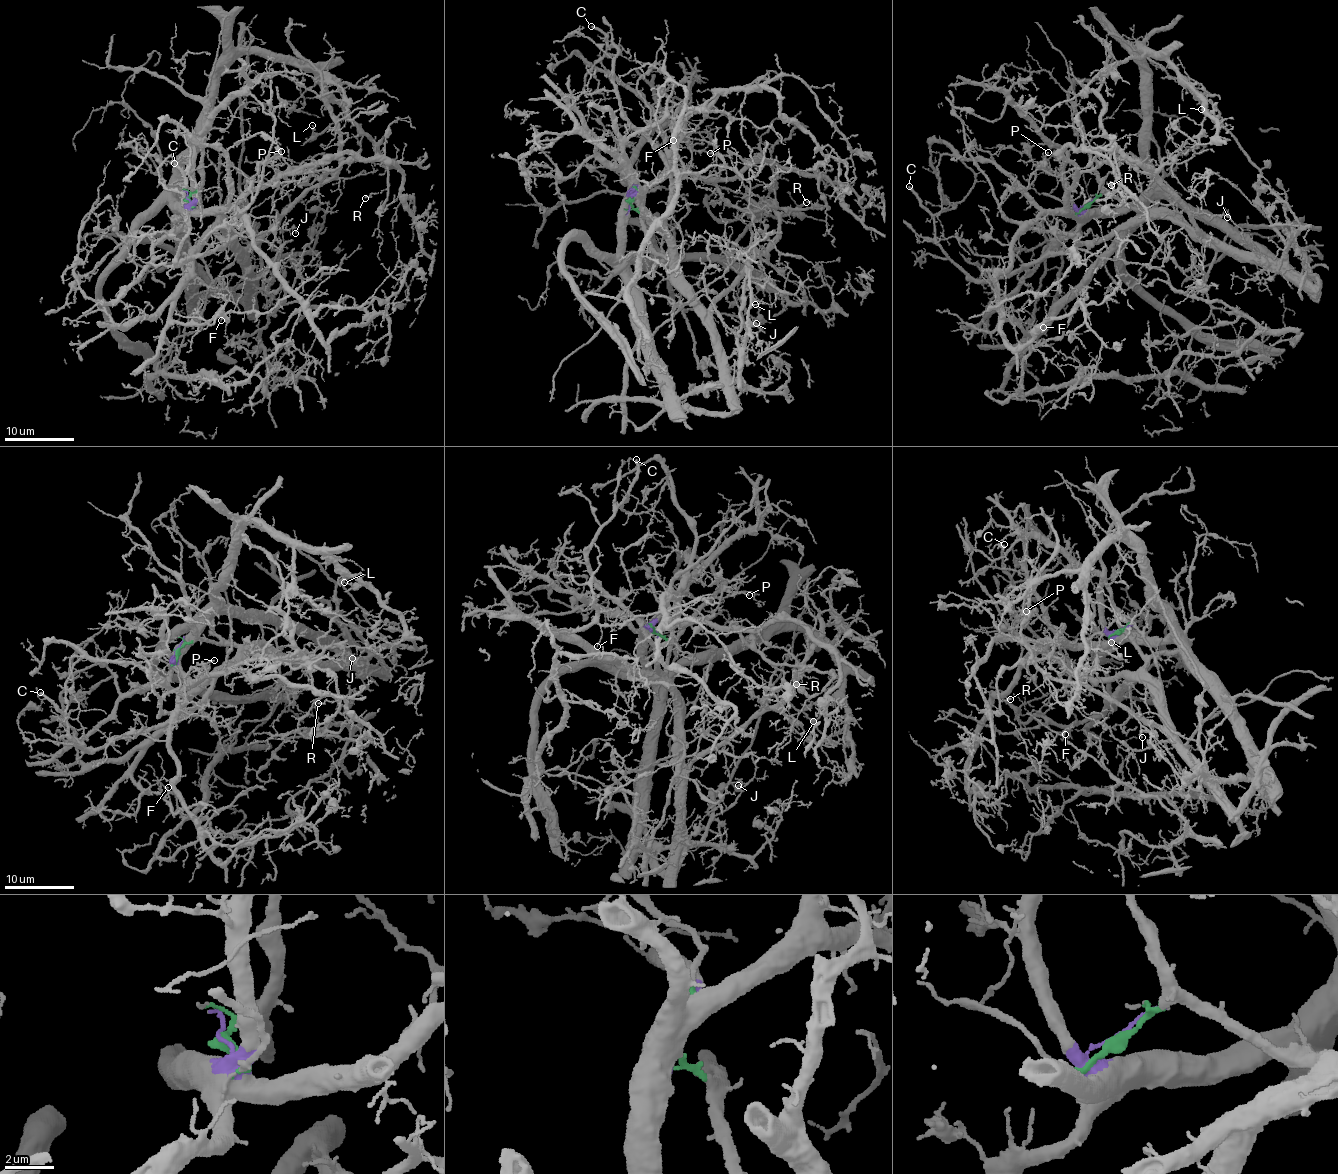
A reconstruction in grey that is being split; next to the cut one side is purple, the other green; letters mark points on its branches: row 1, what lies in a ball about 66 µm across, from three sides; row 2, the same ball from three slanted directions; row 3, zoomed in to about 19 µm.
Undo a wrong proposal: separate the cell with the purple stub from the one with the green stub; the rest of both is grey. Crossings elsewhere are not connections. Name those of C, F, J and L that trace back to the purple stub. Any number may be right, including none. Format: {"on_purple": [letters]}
{"on_purple": ["L"]}

